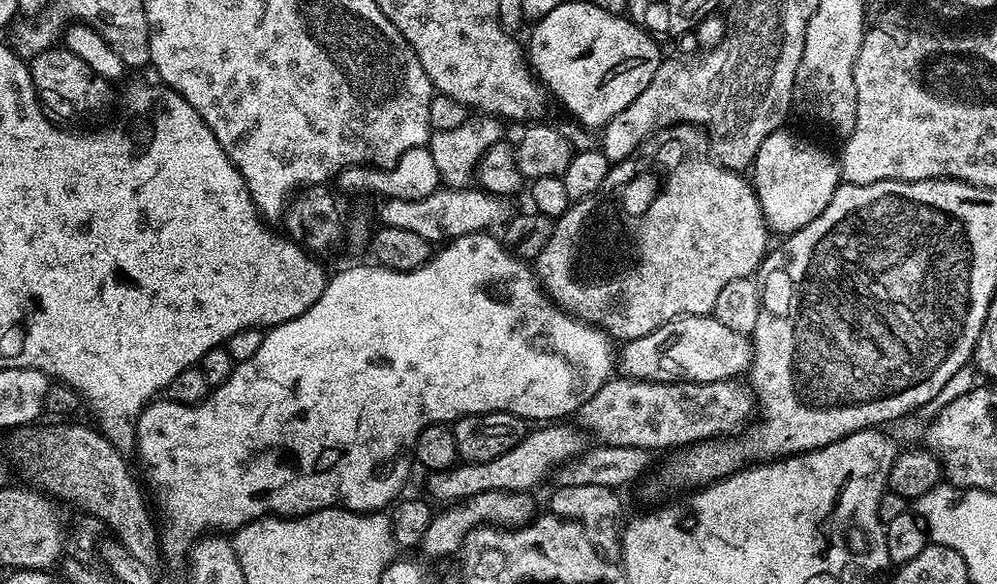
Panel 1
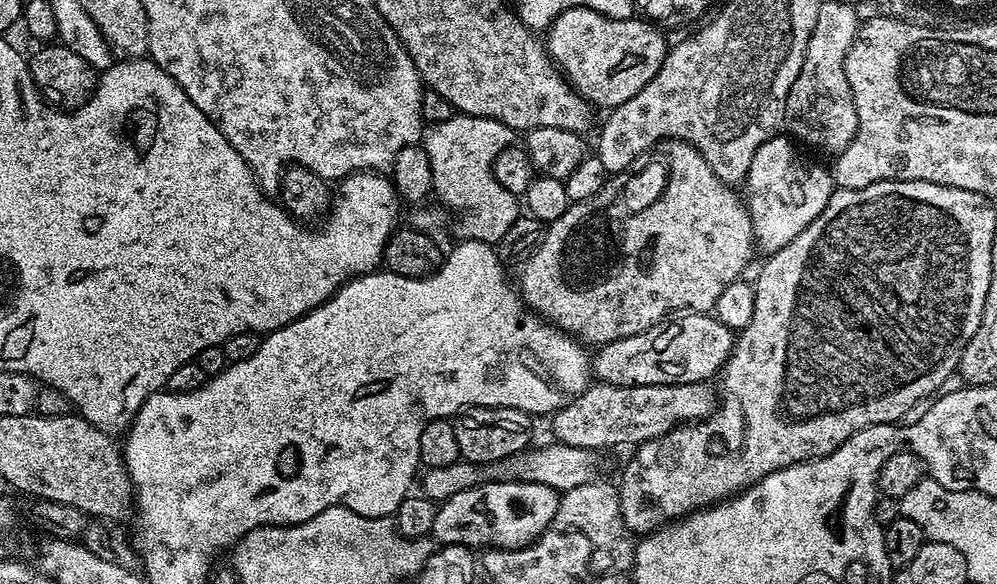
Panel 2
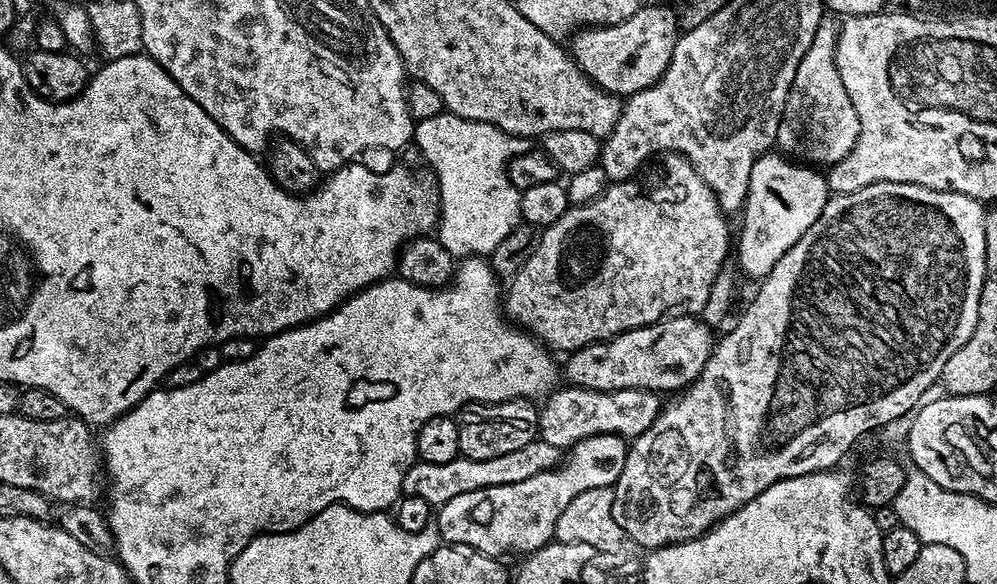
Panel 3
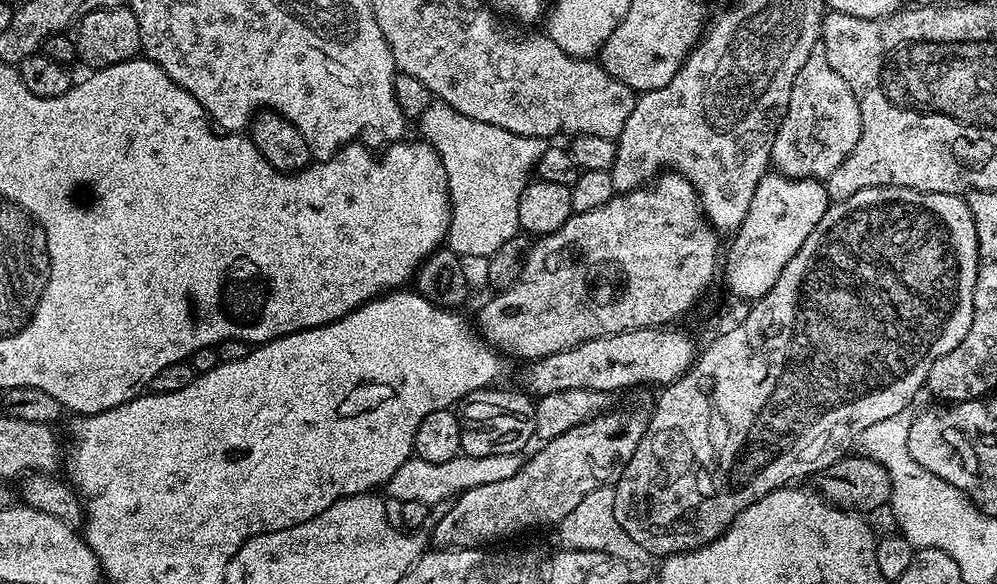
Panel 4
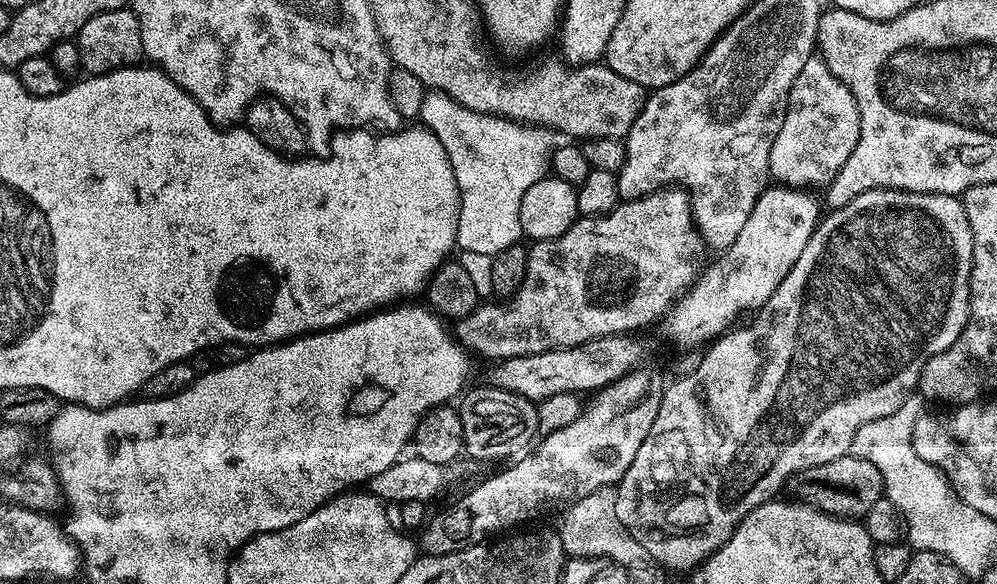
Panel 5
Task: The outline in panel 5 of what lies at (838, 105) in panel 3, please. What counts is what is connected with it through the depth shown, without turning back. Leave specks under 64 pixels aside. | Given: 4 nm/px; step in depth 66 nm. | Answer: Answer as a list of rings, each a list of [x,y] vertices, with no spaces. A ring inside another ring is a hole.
[[[814,54],[798,70],[794,86],[790,86],[786,118],[782,118],[782,130],[770,146],[768,170],[777,185],[797,190],[823,189],[846,166],[846,158],[854,154],[860,137],[860,115],[850,90],[826,66],[826,62]]]

